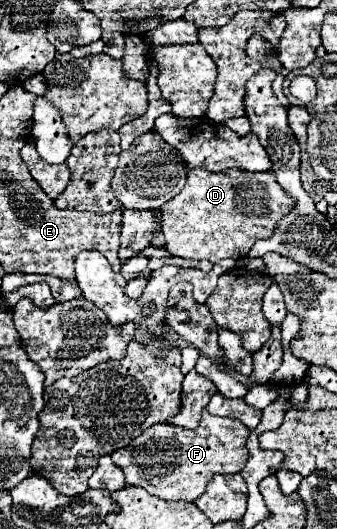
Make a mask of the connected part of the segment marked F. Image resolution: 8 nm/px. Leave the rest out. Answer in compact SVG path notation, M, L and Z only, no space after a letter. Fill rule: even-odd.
M203 411L201 417L203 419L197 429L181 429L175 425L165 425L165 423L151 425L133 443L129 443L129 447L123 447L121 451L111 453L113 463L125 473L127 485L145 487L151 495L165 499L165 501L195 501L197 497L203 495L205 485L209 483L209 479L213 479L213 475L239 473L243 465L247 463L247 447L245 447L247 433L249 433L247 427L241 425L241 421L237 419L213 417L207 411Z

